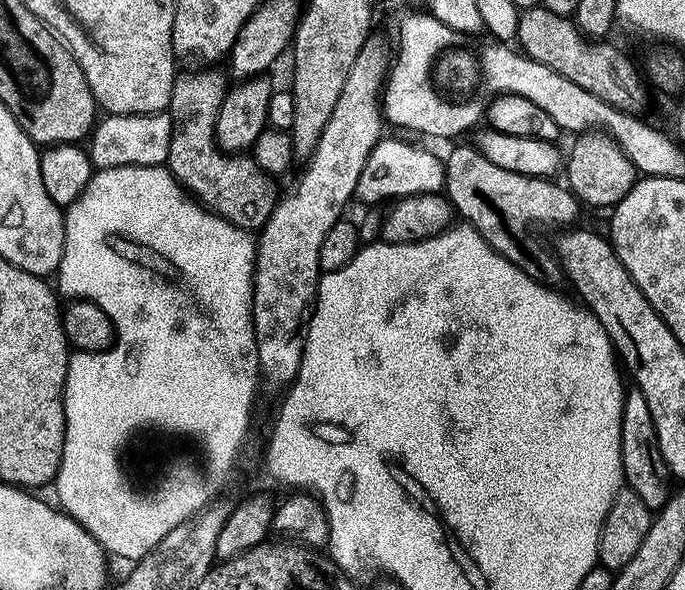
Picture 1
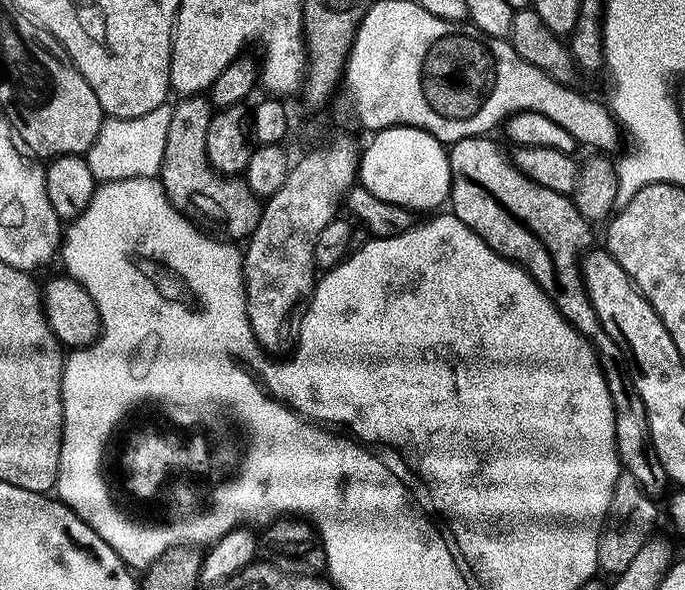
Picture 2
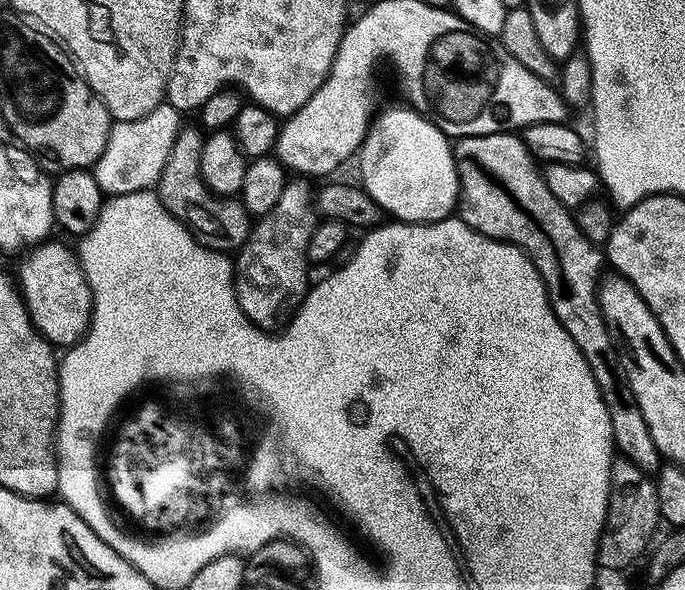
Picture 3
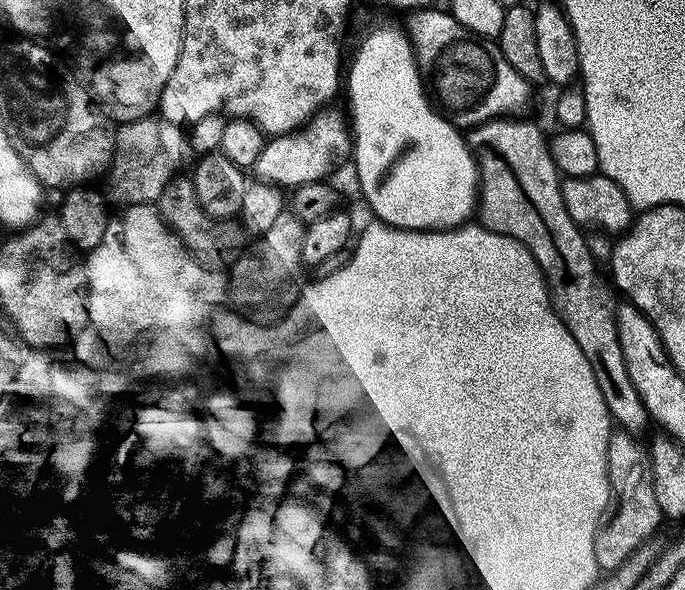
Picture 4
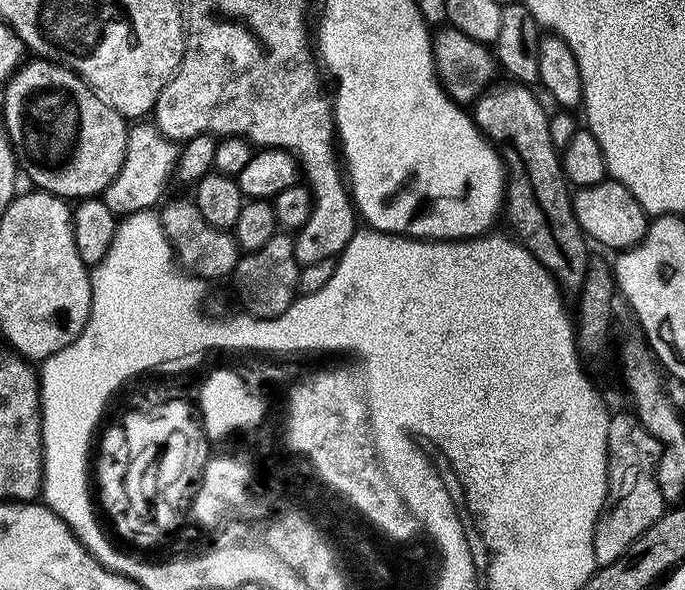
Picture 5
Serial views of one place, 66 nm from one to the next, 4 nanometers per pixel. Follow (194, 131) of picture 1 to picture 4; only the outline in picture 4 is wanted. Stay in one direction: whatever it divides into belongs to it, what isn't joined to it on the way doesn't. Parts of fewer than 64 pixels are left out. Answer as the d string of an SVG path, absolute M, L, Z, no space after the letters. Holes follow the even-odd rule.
M177 175L162 190L158 201L158 211L164 223L179 236L193 256L212 266L231 266L246 250L244 225L231 220L216 220L198 202L194 186L187 175Z

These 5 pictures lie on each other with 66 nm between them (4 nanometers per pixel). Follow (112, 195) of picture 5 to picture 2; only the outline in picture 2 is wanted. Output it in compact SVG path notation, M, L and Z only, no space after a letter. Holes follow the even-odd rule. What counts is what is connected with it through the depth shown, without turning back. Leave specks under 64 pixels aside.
M165 104L148 114L139 115L138 118L107 117L91 147L84 154L96 180L108 183L132 177L155 177L165 158L166 137L169 134L172 109L171 105Z

